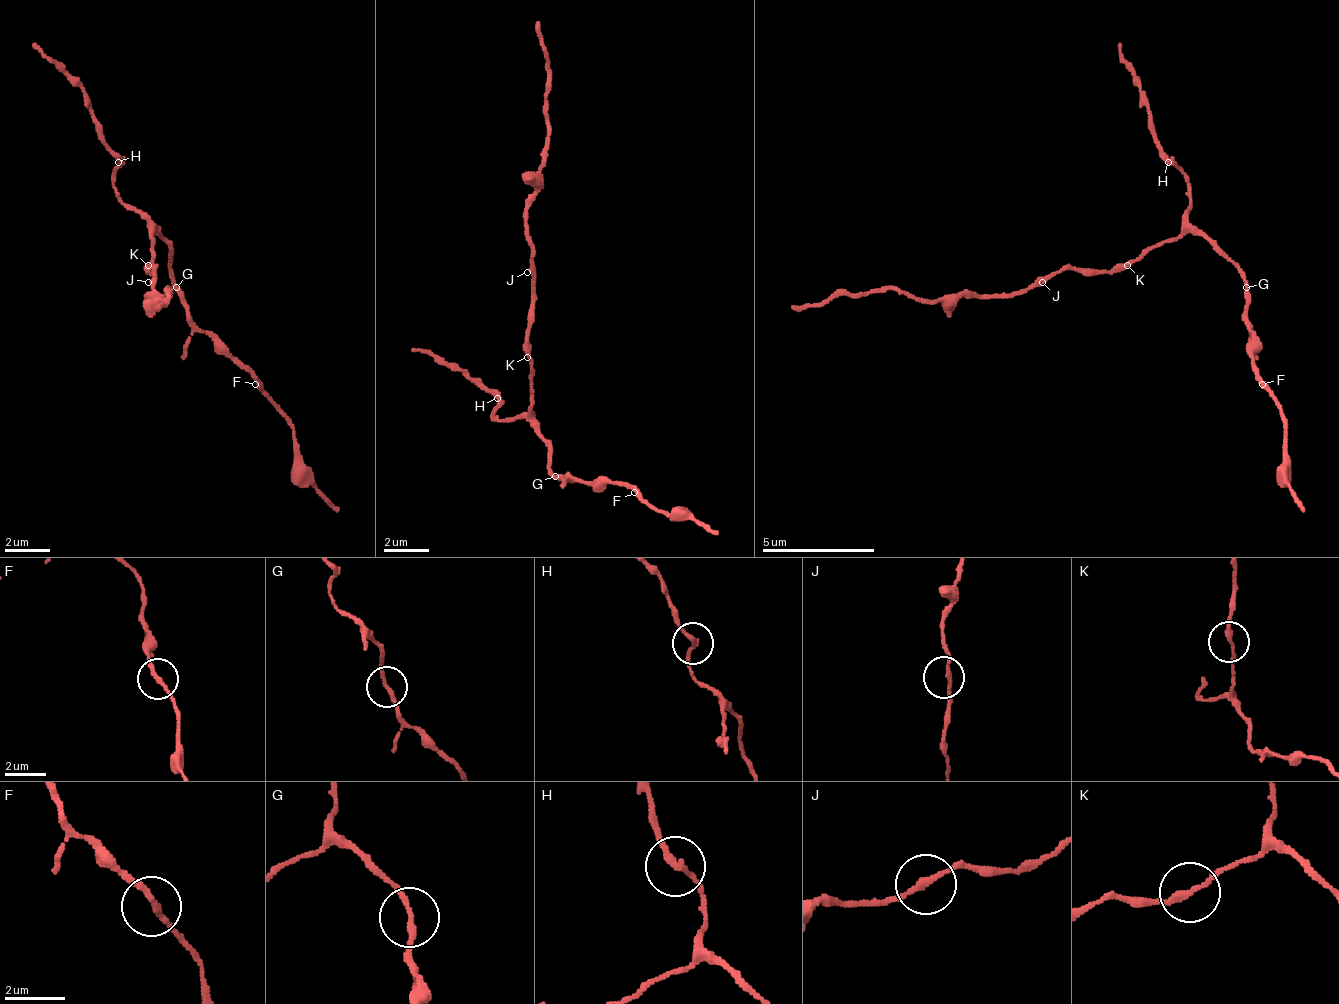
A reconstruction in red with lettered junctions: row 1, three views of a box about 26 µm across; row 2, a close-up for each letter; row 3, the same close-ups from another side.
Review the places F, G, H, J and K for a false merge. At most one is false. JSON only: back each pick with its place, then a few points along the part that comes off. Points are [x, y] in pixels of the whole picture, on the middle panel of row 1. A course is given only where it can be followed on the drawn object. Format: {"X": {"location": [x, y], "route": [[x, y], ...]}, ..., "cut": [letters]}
{"cut": []}

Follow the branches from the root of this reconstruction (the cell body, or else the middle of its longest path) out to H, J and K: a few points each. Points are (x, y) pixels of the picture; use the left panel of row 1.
H: (153, 242), (148, 225), (120, 197), (120, 191), (114, 186), (114, 169), (120, 163)
J: (153, 242), (153, 265), (148, 270), (153, 270), (153, 276), (148, 282)
K: (153, 242), (153, 259), (148, 265)

